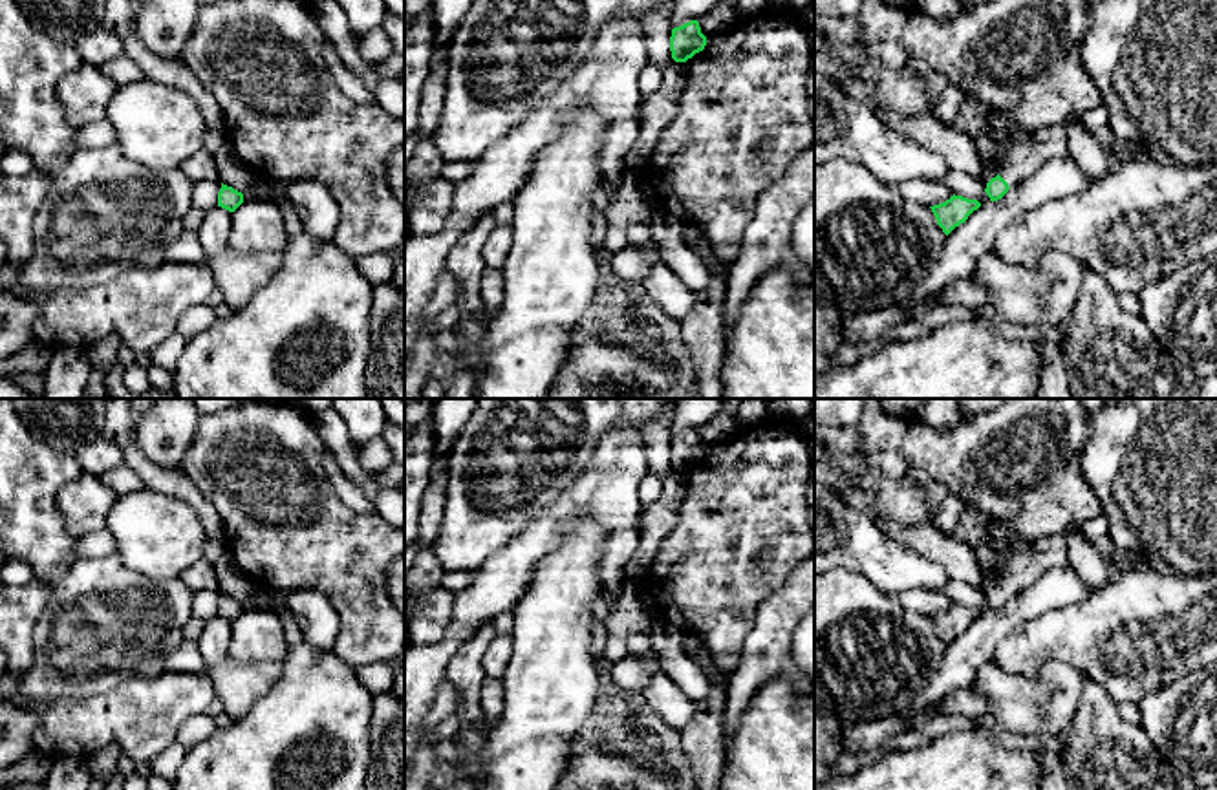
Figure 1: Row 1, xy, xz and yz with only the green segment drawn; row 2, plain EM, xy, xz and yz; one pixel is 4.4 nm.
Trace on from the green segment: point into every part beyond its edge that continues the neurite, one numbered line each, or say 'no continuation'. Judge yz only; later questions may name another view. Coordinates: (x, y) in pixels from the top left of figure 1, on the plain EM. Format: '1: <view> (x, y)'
1: yz (1047, 553)

